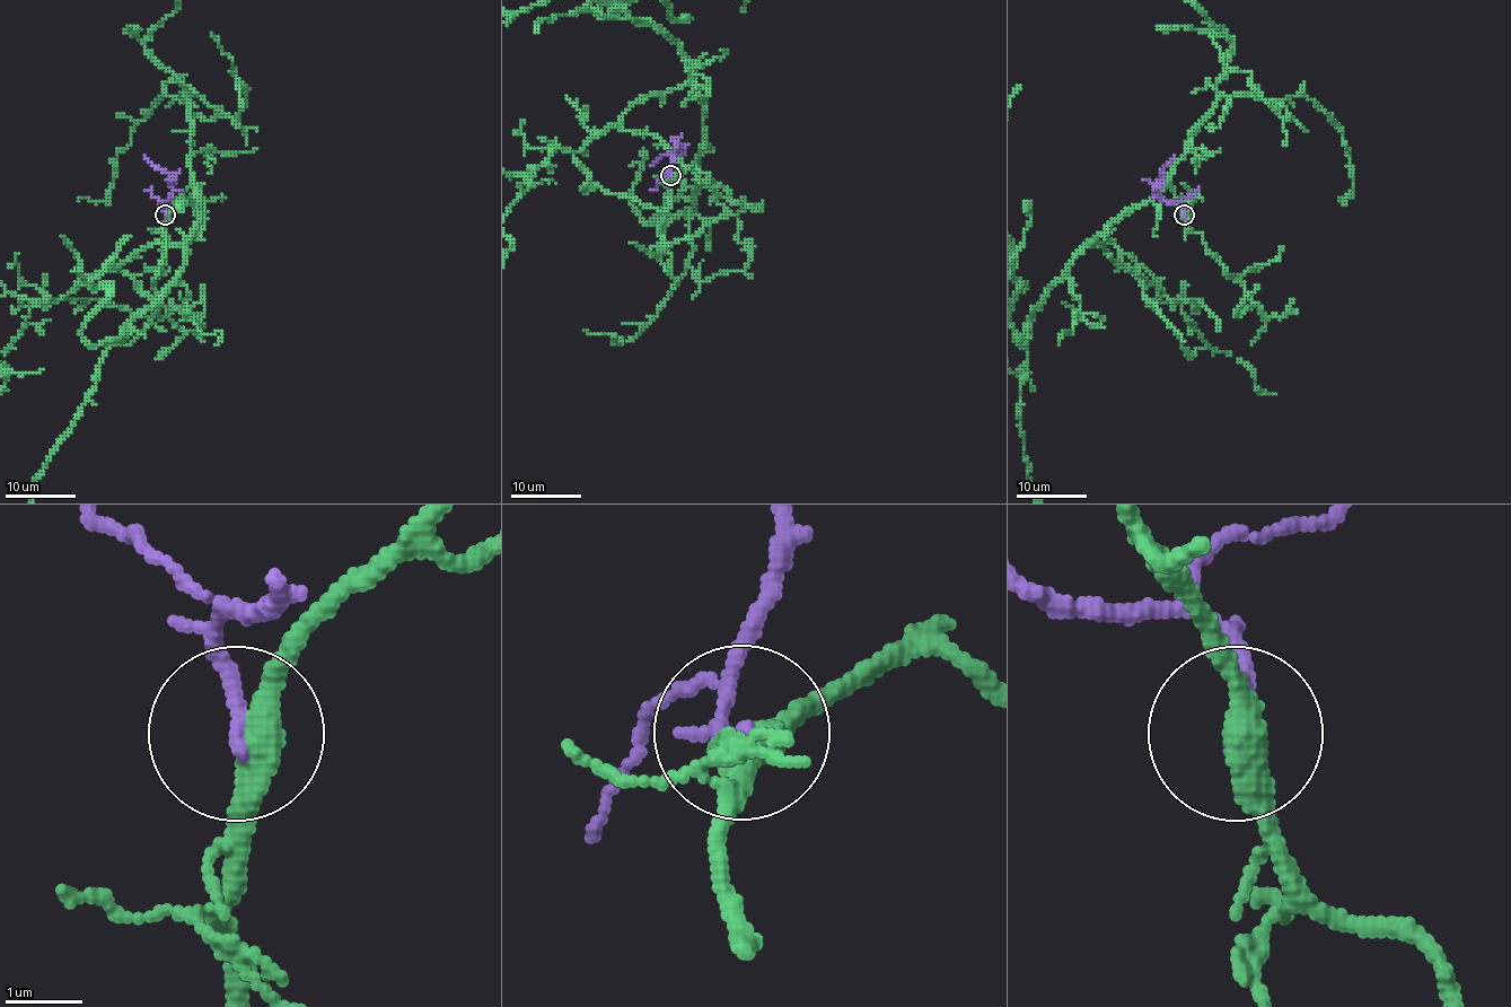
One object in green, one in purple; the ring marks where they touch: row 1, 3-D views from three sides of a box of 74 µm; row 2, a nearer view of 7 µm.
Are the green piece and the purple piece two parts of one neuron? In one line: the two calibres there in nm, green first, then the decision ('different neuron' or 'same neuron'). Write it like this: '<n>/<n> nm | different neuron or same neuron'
380/200 nm | different neuron

